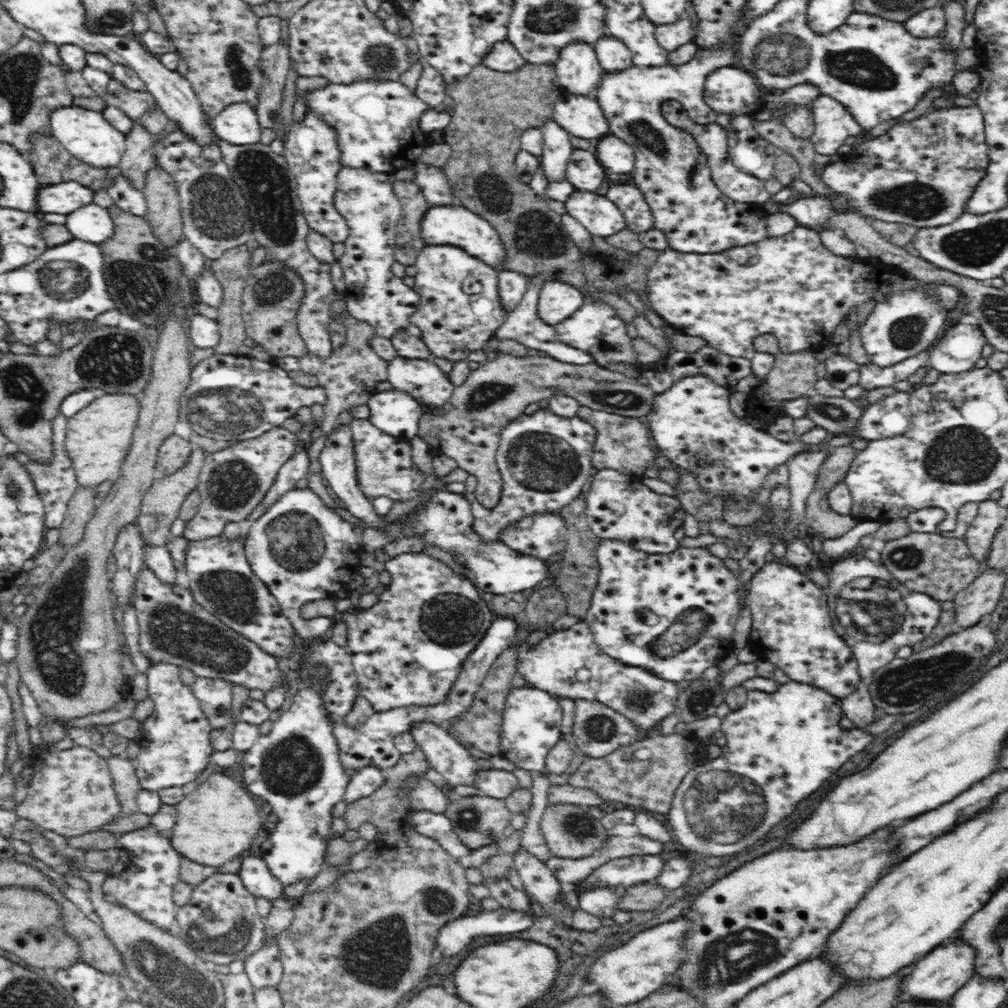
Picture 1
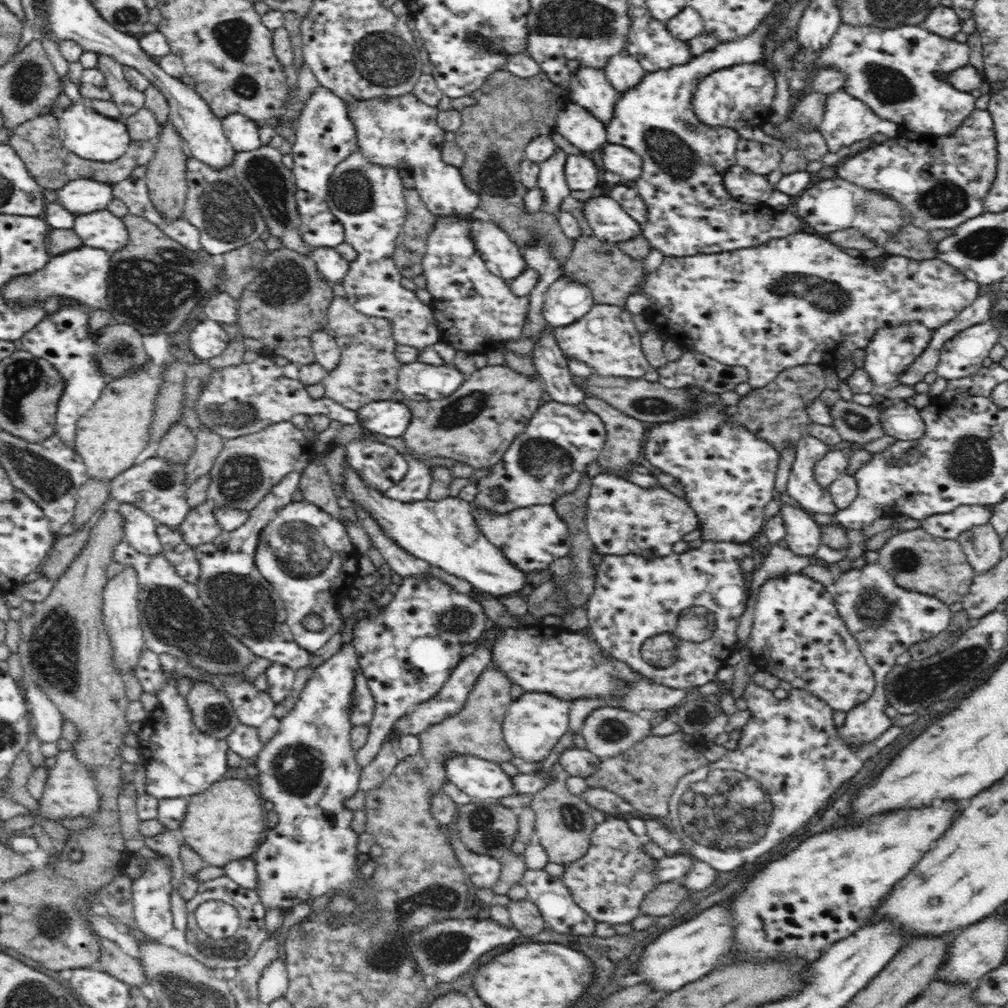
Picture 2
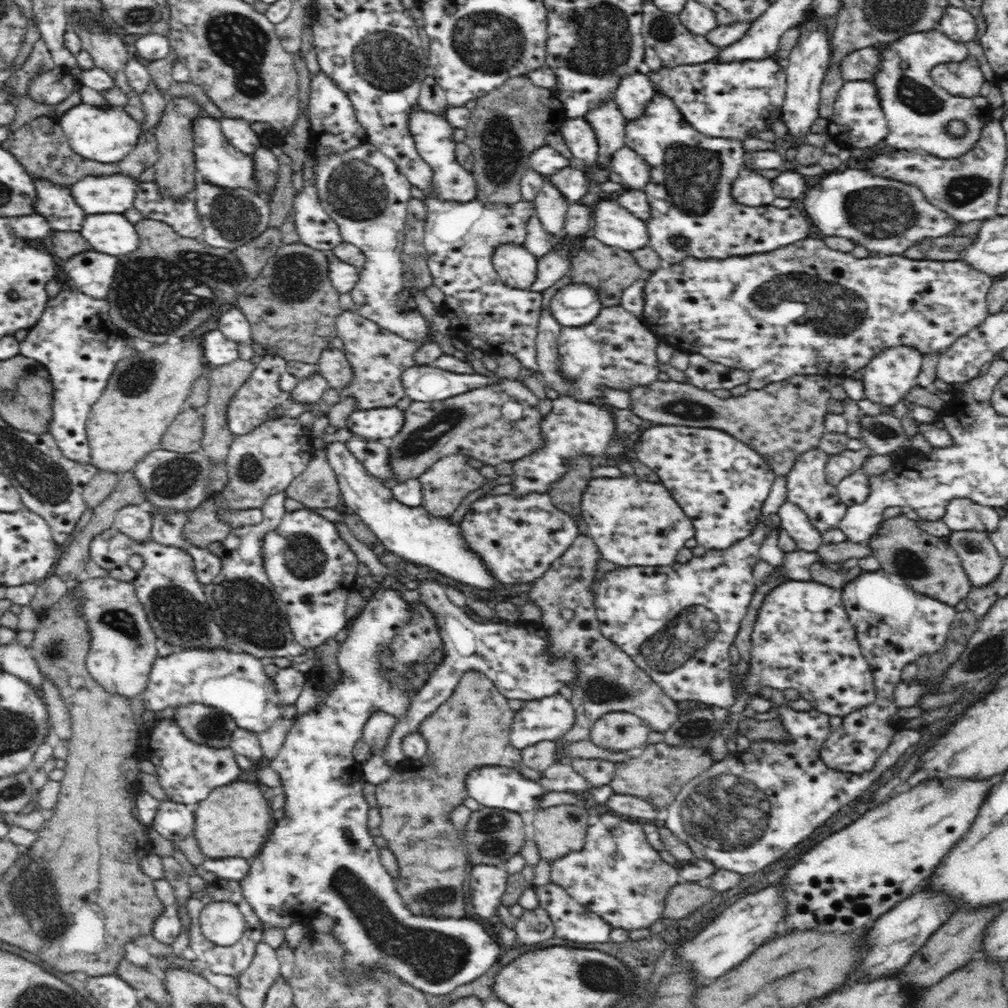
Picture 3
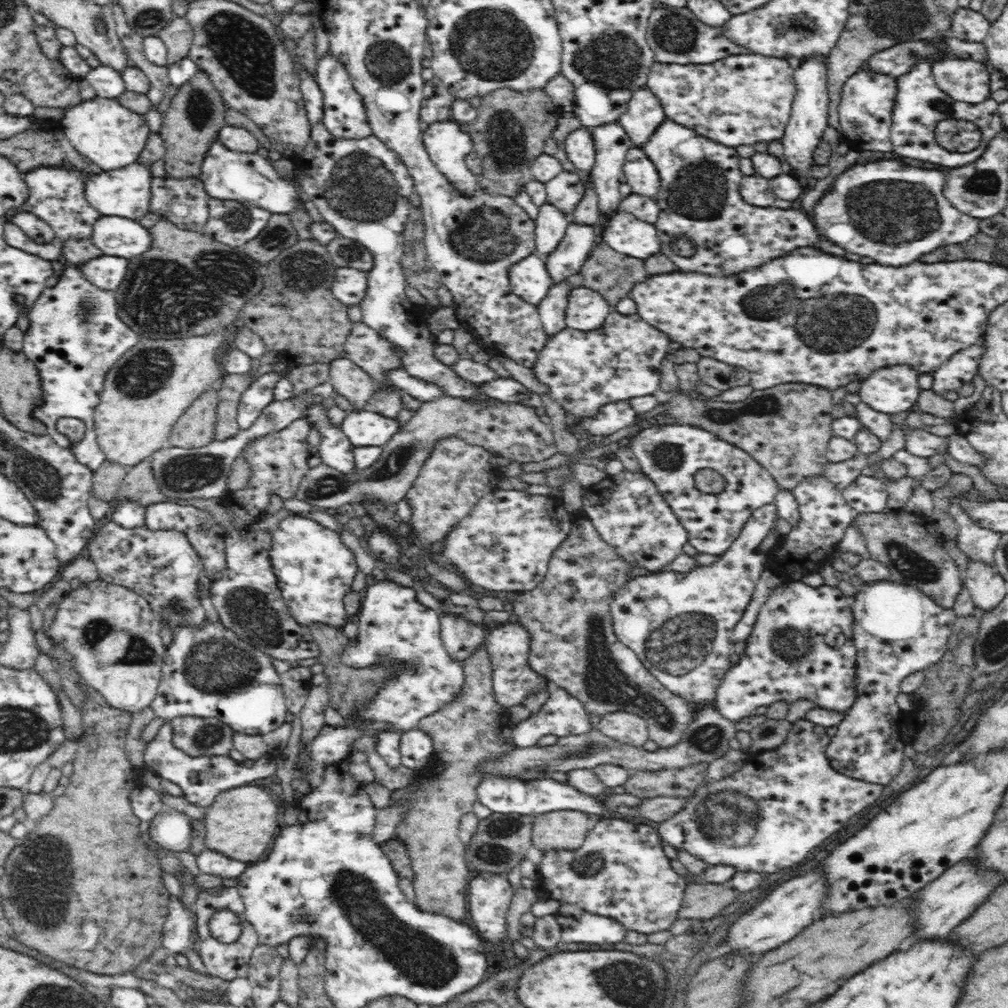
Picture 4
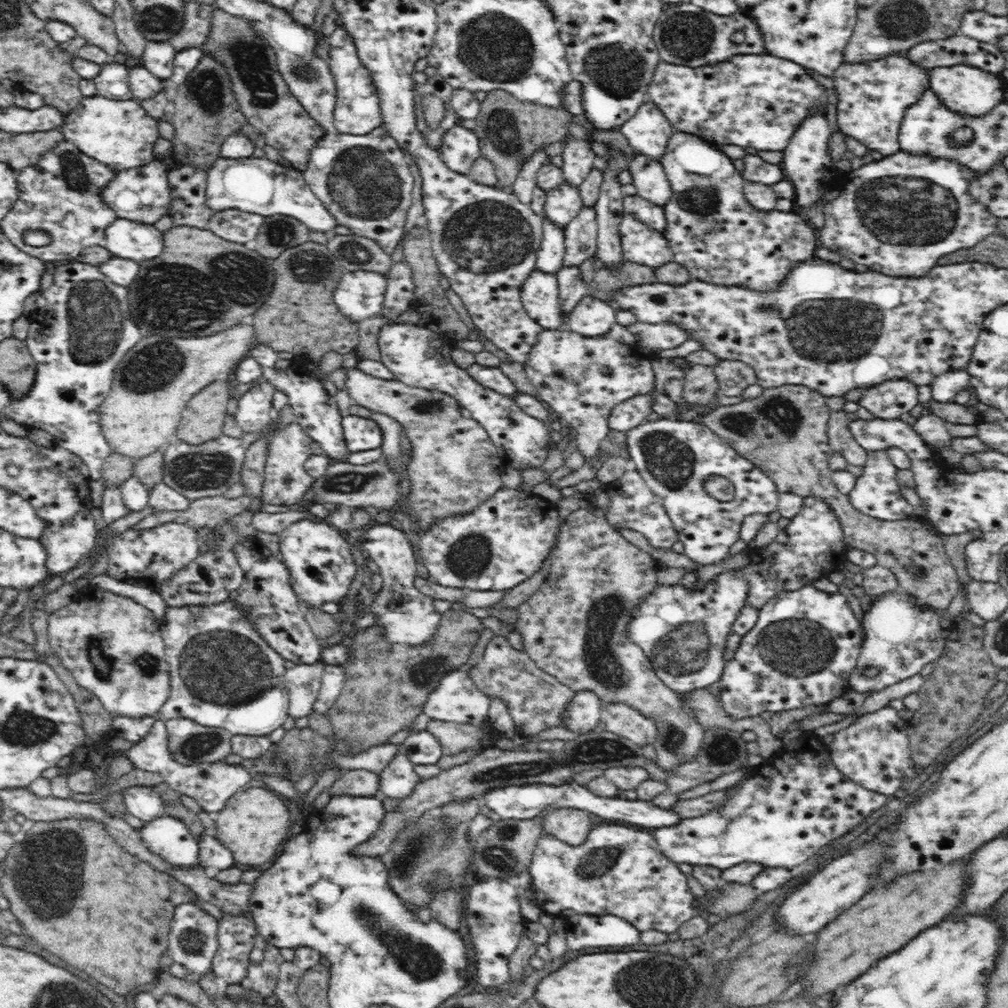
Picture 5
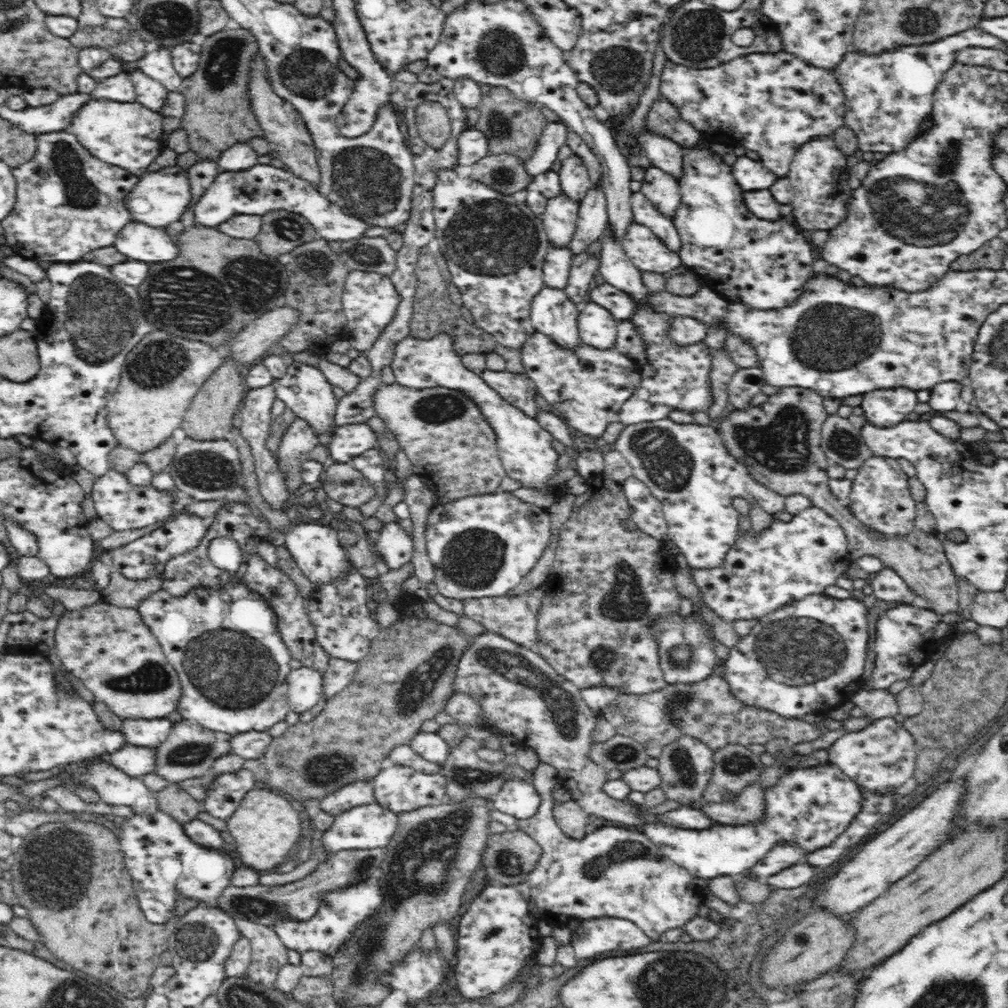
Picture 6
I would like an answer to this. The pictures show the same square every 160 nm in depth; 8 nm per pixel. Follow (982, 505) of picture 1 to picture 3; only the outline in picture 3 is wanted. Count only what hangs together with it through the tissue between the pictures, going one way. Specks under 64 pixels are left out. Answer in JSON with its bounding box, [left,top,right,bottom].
[947,530,1003,586]

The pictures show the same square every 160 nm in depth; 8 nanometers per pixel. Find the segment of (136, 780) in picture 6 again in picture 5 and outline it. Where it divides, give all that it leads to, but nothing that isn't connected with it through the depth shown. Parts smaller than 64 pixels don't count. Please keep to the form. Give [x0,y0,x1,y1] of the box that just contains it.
[124,785,165,822]

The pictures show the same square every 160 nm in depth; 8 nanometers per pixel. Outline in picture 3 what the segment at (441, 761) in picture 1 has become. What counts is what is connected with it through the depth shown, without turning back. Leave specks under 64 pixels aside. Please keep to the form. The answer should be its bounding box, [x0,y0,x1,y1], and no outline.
[464,764,546,813]

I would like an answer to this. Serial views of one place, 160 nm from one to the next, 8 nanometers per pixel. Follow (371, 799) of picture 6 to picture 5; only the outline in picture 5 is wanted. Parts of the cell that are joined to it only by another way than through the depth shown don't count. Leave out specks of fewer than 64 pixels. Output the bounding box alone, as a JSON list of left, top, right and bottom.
[330,768,380,796]

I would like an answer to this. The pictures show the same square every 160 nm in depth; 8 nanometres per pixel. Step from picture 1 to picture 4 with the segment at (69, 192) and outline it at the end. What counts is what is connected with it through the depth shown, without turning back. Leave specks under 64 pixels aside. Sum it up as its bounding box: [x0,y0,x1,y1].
[85,163,151,221]

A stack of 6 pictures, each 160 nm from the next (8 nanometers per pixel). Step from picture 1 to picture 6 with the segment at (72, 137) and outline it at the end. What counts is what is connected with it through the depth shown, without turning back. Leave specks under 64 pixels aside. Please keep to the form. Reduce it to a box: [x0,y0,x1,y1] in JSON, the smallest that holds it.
[68,96,165,177]

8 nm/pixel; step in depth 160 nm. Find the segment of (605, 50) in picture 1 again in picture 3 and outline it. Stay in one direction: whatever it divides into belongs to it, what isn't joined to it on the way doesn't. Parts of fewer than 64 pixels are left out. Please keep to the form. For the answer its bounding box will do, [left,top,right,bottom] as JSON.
[614,71,655,121]

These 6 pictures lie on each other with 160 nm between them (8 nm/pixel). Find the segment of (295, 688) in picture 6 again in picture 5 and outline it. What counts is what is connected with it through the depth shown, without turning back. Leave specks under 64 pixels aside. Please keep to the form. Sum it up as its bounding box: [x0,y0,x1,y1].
[283,661,325,718]

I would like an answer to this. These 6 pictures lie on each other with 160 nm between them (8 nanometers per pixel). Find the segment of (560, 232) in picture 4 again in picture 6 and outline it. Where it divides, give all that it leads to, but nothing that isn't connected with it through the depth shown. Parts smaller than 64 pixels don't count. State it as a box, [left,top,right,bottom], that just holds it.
[542,244,573,289]

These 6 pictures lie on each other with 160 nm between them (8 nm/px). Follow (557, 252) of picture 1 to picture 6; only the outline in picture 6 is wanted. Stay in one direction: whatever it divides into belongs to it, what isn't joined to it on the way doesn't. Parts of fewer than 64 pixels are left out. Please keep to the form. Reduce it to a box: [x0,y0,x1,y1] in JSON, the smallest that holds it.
[474,87,547,161]

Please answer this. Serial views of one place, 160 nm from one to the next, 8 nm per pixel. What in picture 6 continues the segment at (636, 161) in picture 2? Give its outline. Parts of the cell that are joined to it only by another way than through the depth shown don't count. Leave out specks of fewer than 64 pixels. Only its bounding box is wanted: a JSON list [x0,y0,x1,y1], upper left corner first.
[641,166,681,218]

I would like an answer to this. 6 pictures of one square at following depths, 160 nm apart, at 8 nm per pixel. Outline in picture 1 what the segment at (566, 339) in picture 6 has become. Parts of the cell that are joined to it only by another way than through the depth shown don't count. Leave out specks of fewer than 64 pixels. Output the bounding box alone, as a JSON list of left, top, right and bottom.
[419,205,505,272]

